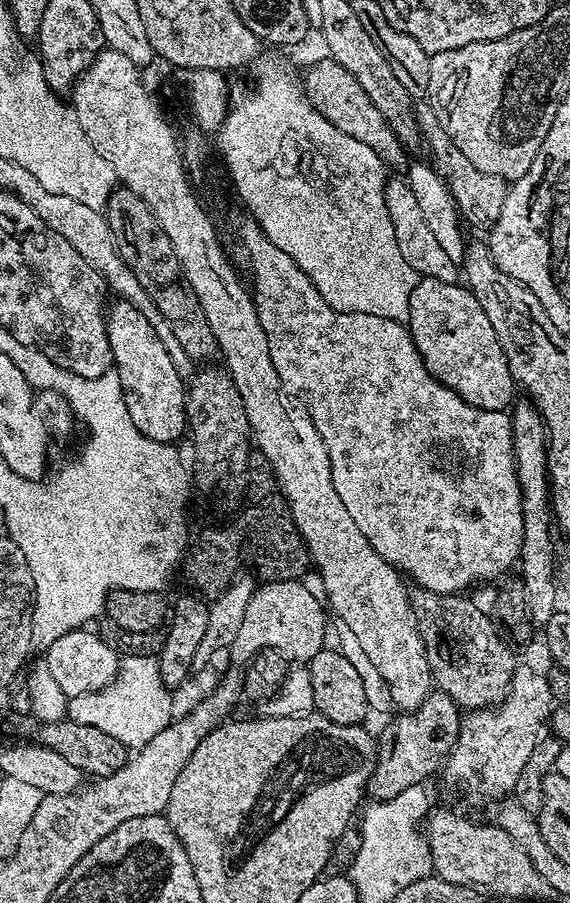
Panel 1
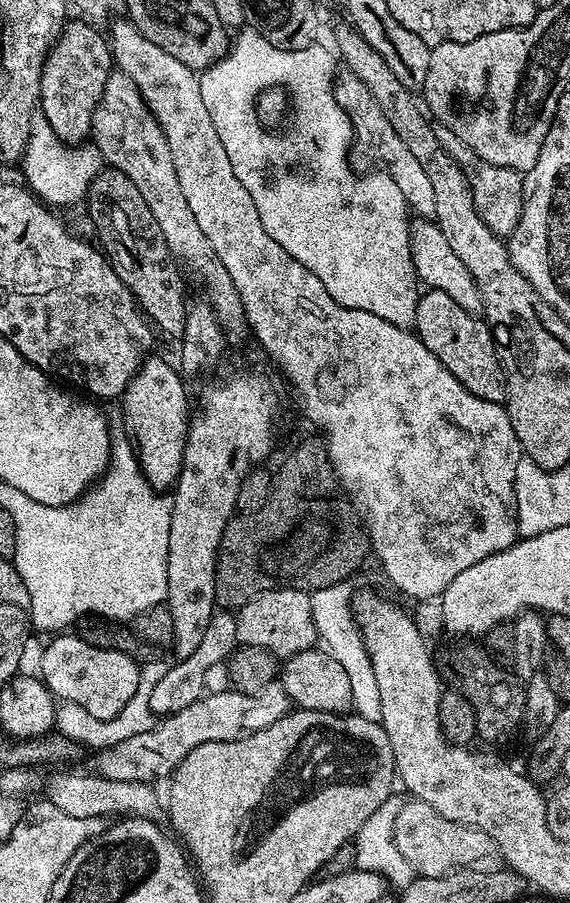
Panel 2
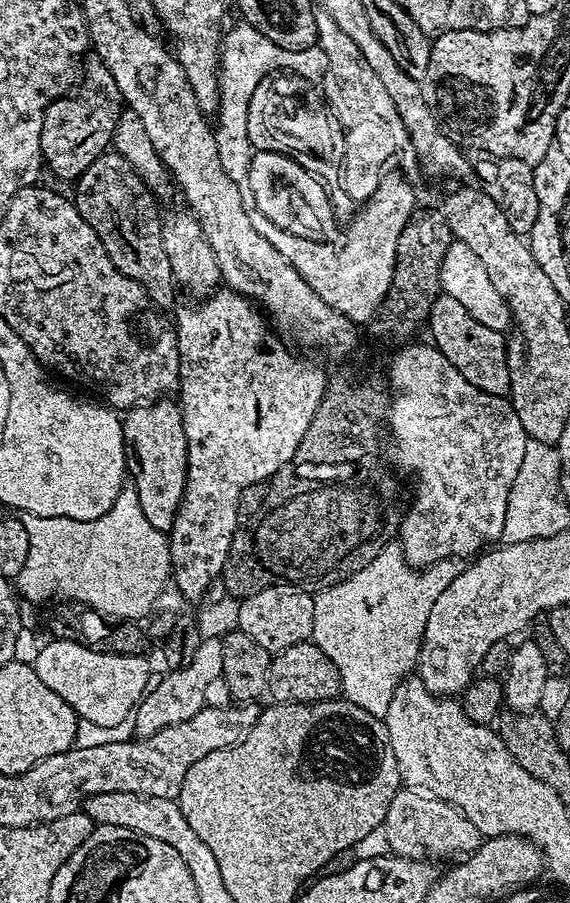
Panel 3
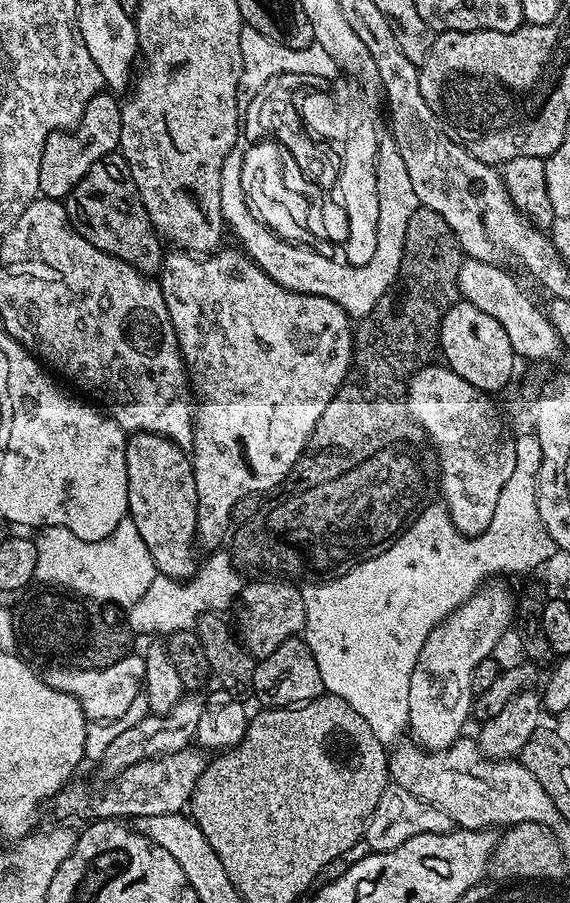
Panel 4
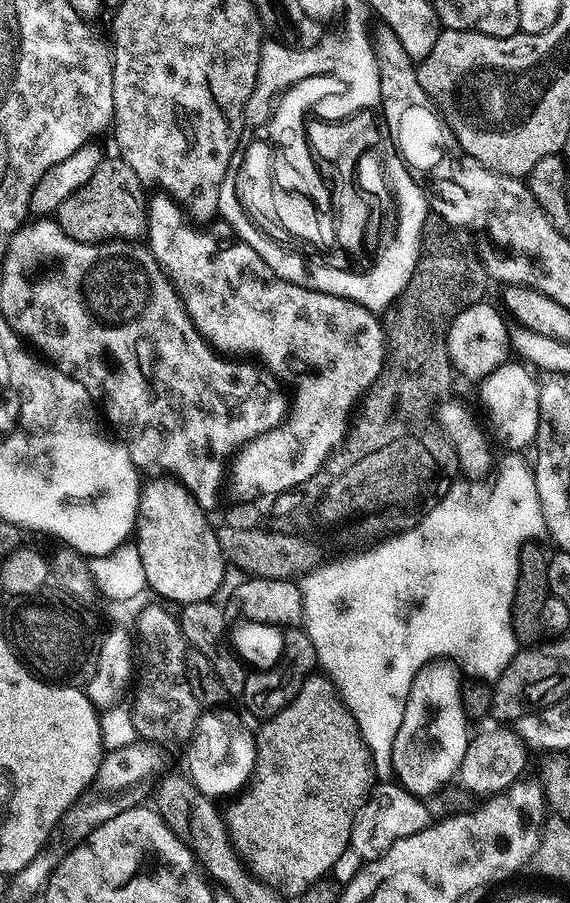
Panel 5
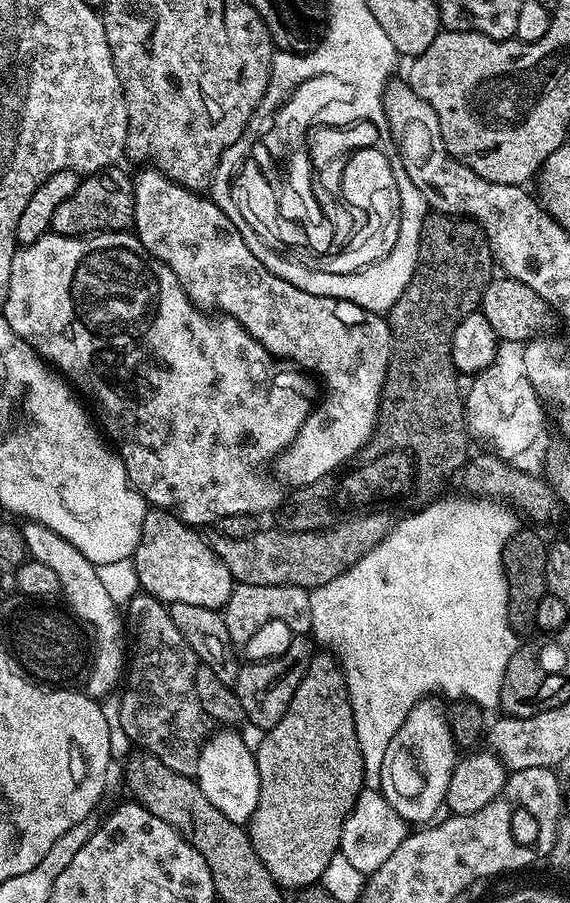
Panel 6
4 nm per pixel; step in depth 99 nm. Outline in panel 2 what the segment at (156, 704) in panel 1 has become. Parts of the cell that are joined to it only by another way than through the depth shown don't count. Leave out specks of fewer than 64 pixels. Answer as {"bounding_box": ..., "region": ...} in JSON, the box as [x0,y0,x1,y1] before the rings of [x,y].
{"bounding_box":[55,658,170,750],"region":[[[161,658],[141,667],[136,693],[114,718],[109,720],[94,718],[94,714],[82,710],[82,706],[78,706],[78,702],[63,702],[56,709],[55,731],[85,749],[92,748],[91,750],[109,748],[118,742],[126,742],[126,738],[134,738],[134,734],[146,734],[146,730],[150,730],[154,723],[154,717],[150,710],[150,694],[153,693],[154,686],[158,686],[158,678],[162,678],[162,674],[166,674],[166,670],[170,666],[169,661],[166,660]]]}

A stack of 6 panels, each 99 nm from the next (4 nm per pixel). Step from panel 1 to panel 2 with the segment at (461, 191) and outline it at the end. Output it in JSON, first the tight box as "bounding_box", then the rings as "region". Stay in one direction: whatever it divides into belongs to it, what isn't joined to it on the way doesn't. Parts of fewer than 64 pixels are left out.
{"bounding_box":[435,123,524,238],"region":[[[437,123],[435,130],[438,142],[442,142],[444,149],[452,155],[454,162],[458,162],[458,166],[466,174],[468,185],[472,191],[472,201],[482,222],[486,222],[486,226],[490,226],[490,230],[496,236],[501,238],[511,236],[514,226],[518,226],[518,222],[522,218],[522,206],[524,205],[522,173],[510,166],[494,166],[490,162],[478,158],[478,154],[474,154],[474,150],[470,150],[470,146],[466,146],[466,142],[462,142],[462,138],[458,138],[458,134],[454,134],[454,130],[450,130],[444,124]]]}

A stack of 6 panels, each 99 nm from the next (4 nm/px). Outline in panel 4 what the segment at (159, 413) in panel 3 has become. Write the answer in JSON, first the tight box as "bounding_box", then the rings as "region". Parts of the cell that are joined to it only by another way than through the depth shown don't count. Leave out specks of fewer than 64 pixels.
{"bounding_box":[126,432,198,581],"region":[[[133,432],[127,437],[126,482],[128,483],[127,519],[138,526],[157,573],[187,581],[196,575],[198,558],[192,550],[197,545],[198,490],[194,486],[192,457],[168,439],[152,432]]]}

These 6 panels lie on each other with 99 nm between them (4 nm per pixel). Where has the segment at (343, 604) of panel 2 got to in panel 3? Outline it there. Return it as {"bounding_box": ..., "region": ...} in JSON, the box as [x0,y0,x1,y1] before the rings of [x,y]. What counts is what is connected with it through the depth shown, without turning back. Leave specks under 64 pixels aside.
{"bounding_box":[311,546,458,717],"region":[[[389,546],[381,550],[378,558],[370,562],[358,574],[346,578],[342,583],[325,588],[314,596],[314,630],[311,643],[320,647],[322,654],[330,658],[340,679],[340,690],[343,699],[354,706],[362,706],[375,716],[384,717],[390,706],[390,698],[401,680],[408,672],[417,667],[420,658],[420,640],[426,630],[426,618],[434,610],[434,602],[438,602],[438,594],[454,582],[458,571],[455,559],[440,560],[426,568],[417,570],[409,565],[399,547]]]}

